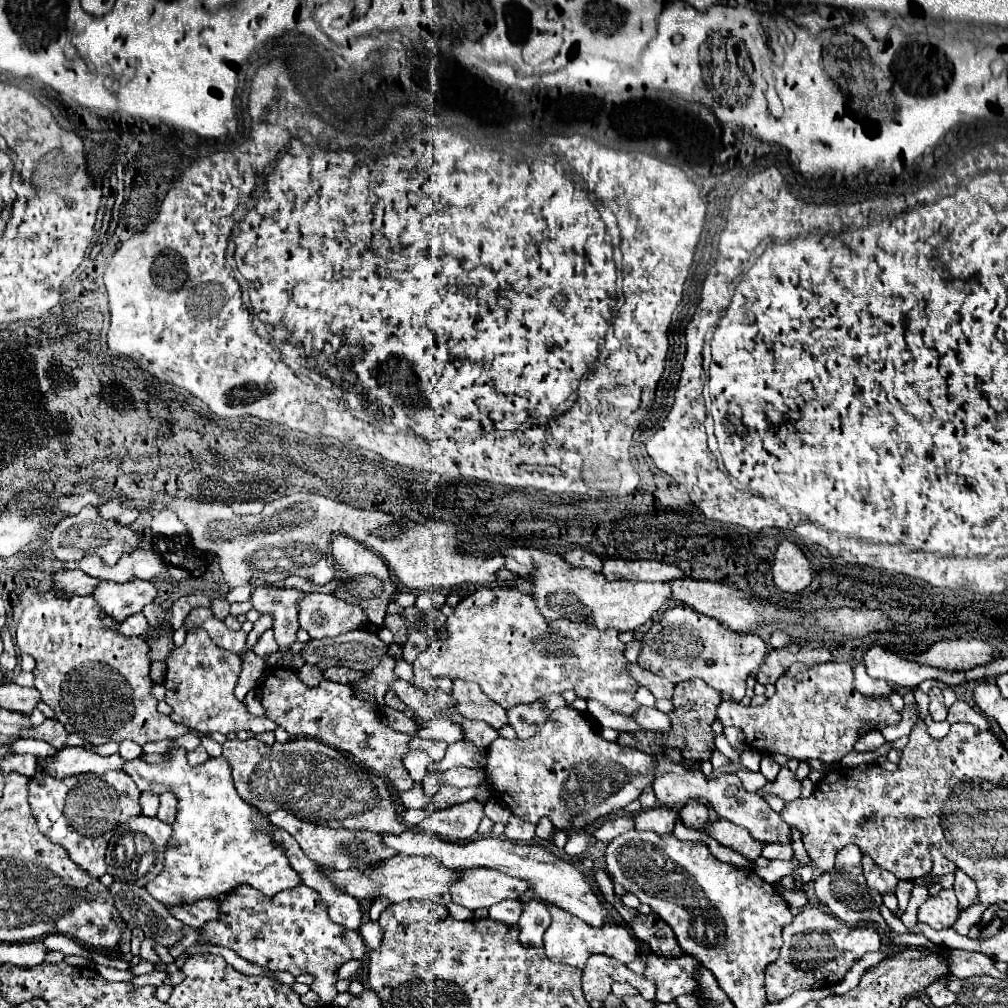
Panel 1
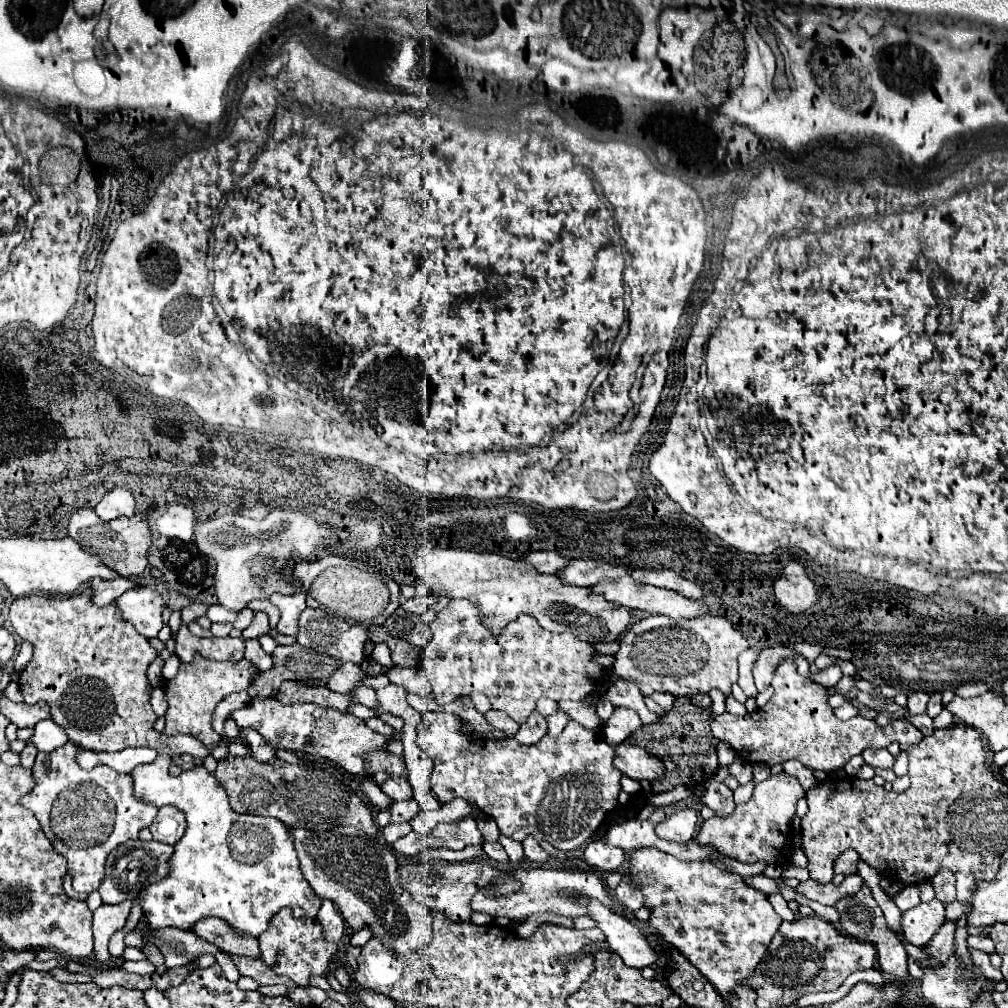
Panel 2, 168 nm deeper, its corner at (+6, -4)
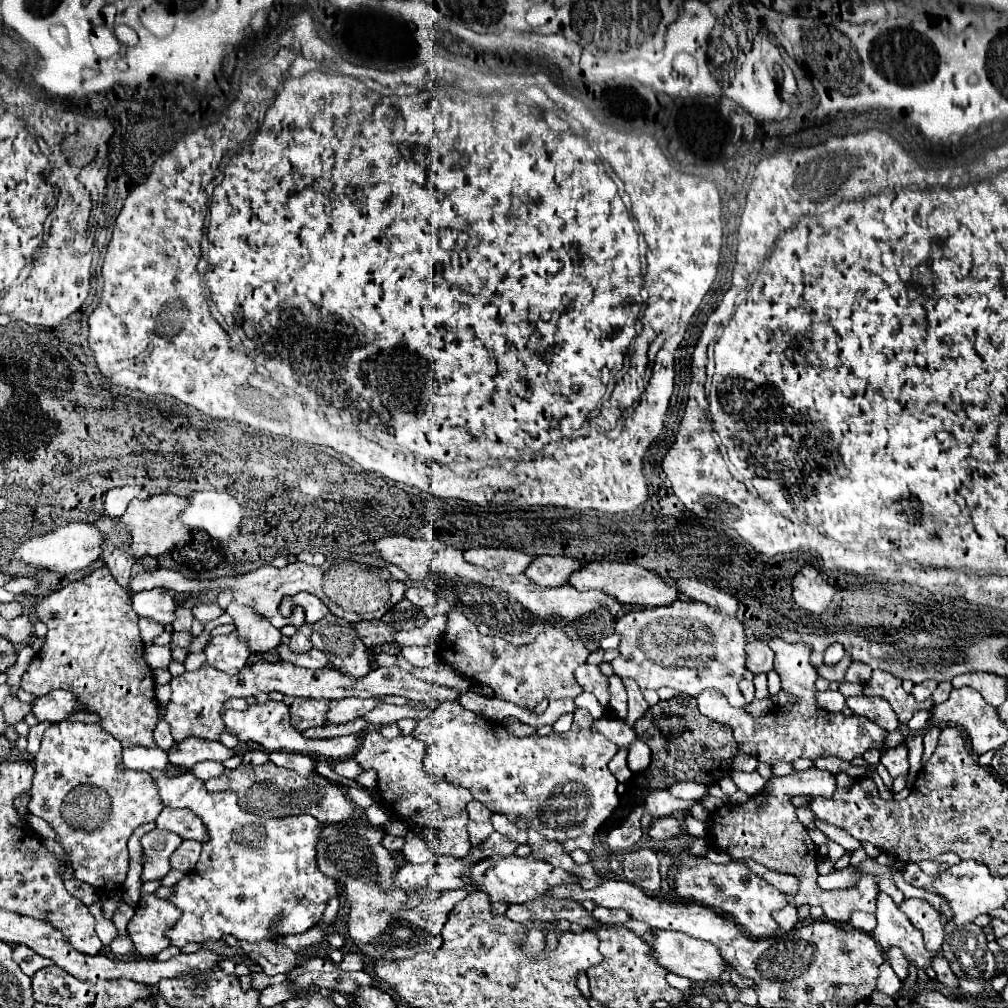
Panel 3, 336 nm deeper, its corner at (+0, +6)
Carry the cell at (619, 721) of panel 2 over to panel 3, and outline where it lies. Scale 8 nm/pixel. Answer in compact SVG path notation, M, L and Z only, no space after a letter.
M611 676L609 678L609 688L611 688L611 700L609 700L609 708L615 712L615 716L619 720L627 718L627 694L625 688L621 684L619 676Z

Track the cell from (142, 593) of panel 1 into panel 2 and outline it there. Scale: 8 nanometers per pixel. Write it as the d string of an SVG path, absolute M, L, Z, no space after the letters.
M147 586L135 588L131 592L125 592L115 604L121 608L121 616L125 616L125 620L129 620L145 638L155 638L163 628L161 612L165 600L157 590L151 590Z

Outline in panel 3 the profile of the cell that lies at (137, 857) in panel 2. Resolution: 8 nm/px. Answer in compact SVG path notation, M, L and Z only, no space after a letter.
M183 840L181 846L171 854L169 864L173 870L181 870L181 872L191 872L193 866L199 860L199 852L201 852L201 844L195 840Z

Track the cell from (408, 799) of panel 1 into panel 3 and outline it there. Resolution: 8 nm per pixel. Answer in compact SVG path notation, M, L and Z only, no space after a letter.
M353 758L337 762L333 770L335 770L339 776L343 776L343 778L355 778L355 776L359 776L359 774L363 772L363 770L361 770L361 766L359 766Z

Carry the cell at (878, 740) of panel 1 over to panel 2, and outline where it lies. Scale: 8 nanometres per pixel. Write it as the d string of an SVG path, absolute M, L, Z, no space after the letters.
M865 750L863 752L863 760L865 760L865 764L869 764L869 766L873 766L873 768L893 768L893 764L895 764L895 758L887 752L887 750Z

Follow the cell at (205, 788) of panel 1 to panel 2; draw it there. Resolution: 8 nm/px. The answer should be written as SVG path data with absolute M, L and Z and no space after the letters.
M159 756L153 764L143 764L141 768L135 768L131 772L137 788L137 798L143 798L145 802L157 806L175 806L181 812L185 812L189 824L185 836L175 844L171 874L165 880L155 882L141 892L141 906L143 912L147 912L149 926L153 930L173 926L191 932L199 920L215 916L225 920L237 934L249 934L257 938L261 932L265 932L269 920L285 906L291 908L293 918L315 918L321 906L321 898L311 890L309 882L305 880L299 868L291 828L275 818L261 818L249 814L245 816L233 812L223 788L217 788L215 776L209 774L203 766L171 776L167 772L169 764L171 756Z

